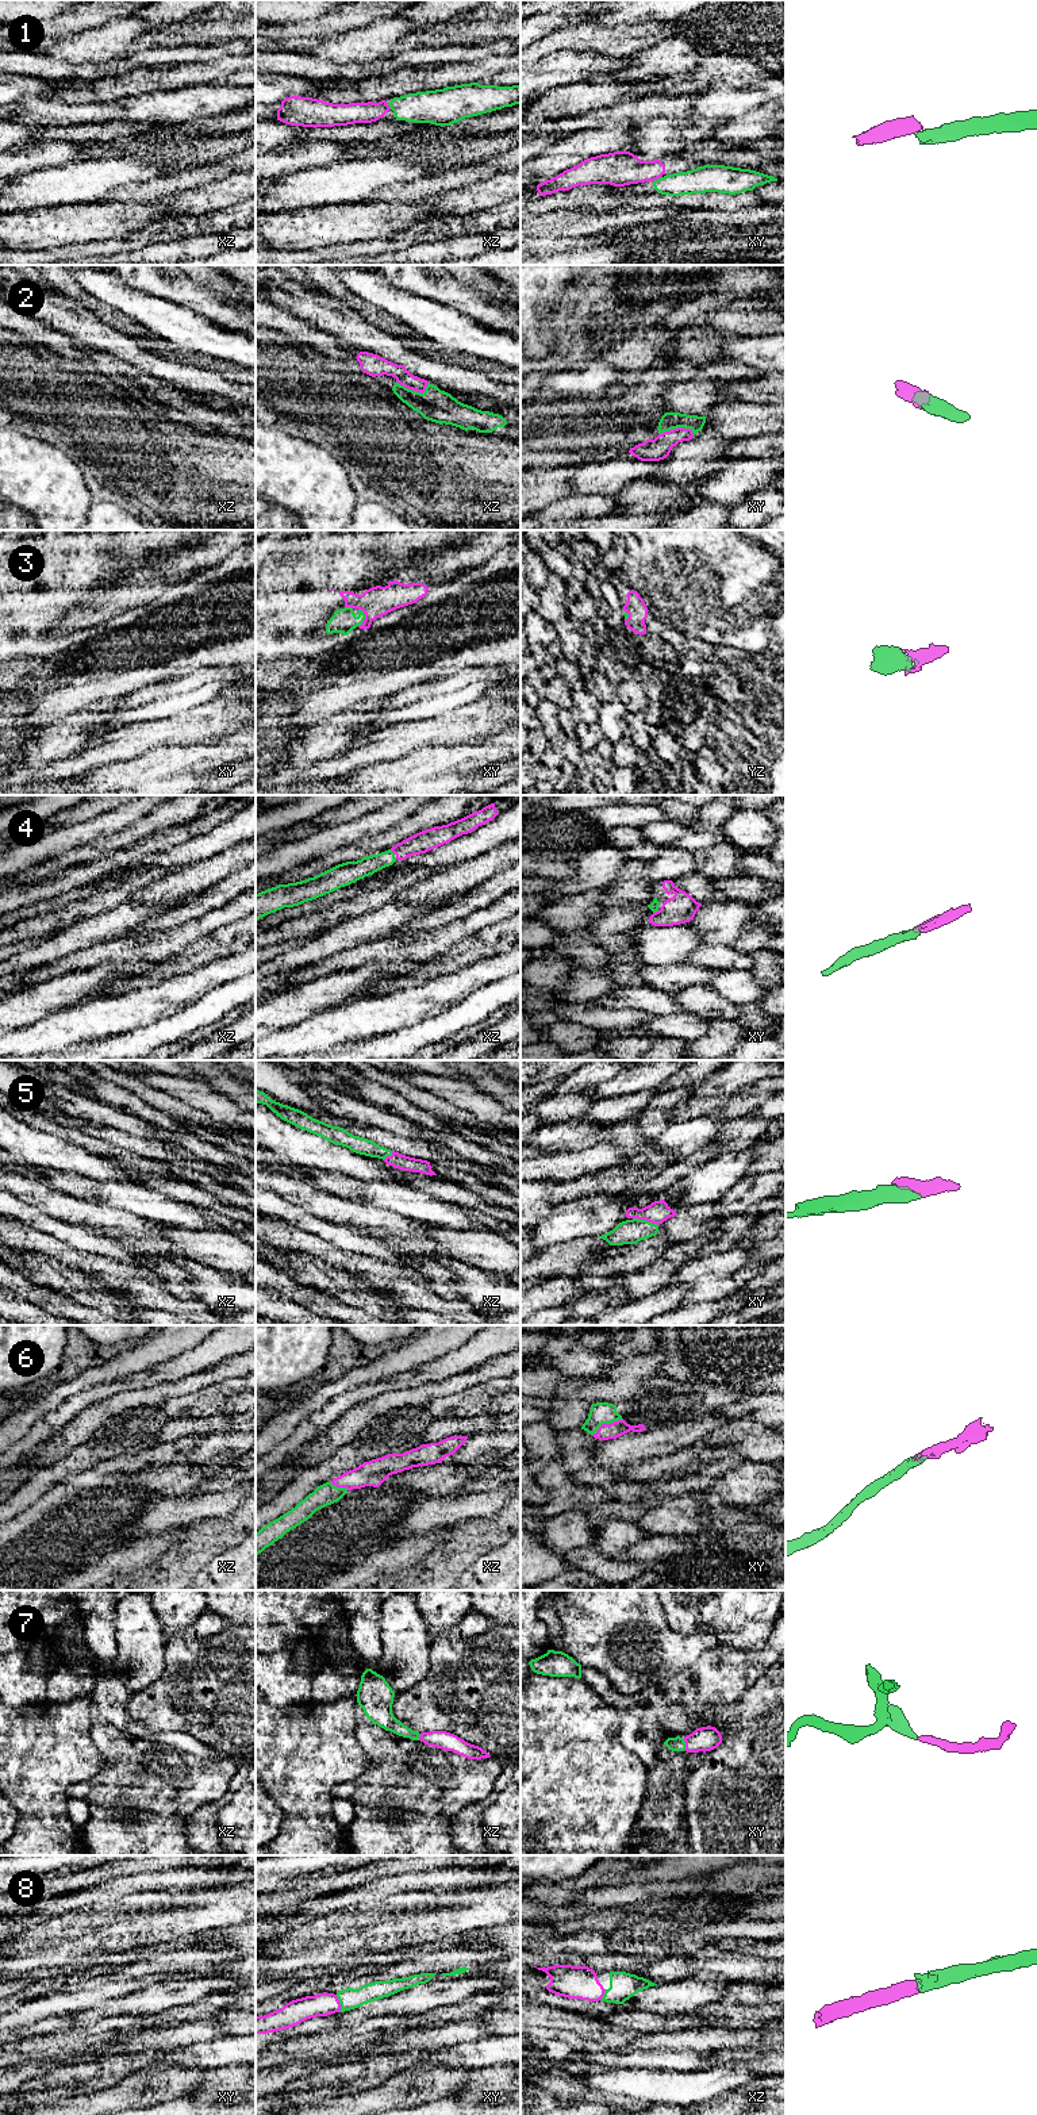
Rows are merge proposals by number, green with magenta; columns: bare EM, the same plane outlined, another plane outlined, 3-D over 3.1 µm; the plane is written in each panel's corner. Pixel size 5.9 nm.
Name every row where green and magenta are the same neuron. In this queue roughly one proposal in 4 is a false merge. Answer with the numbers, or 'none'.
2, 3, 4, 5, 6, 7, 8

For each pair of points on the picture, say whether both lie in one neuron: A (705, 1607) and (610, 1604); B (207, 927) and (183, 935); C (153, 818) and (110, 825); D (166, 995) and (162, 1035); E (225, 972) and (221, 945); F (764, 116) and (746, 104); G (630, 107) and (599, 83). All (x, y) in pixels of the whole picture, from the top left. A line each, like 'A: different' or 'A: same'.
A: different
B: same
C: different
D: different
E: different
F: different
G: different

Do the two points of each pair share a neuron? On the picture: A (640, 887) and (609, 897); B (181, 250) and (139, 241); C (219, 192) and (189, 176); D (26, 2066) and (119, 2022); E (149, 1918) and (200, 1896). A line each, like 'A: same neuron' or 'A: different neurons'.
A: same neuron
B: different neurons
C: different neurons
D: different neurons
E: same neuron

